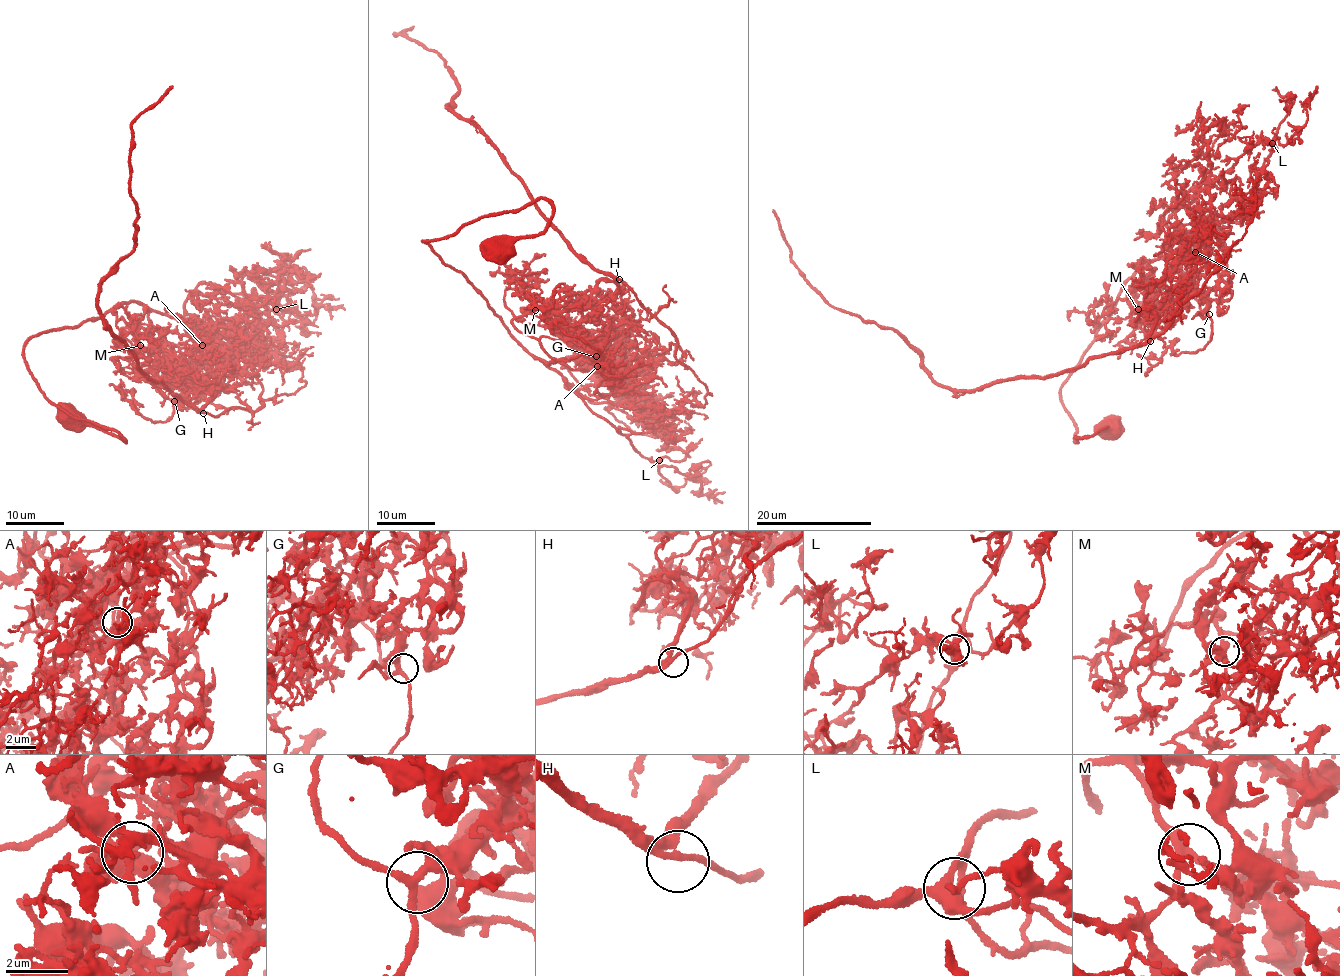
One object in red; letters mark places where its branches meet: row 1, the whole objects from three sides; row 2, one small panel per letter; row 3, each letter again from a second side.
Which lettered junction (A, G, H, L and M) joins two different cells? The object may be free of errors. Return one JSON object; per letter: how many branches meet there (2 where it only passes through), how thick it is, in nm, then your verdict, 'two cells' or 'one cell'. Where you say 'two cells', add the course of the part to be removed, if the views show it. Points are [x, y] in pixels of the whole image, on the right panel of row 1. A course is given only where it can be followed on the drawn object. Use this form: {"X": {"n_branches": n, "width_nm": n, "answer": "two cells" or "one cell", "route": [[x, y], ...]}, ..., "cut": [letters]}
{"A": {"n_branches": 3, "width_nm": 340, "answer": "two cells", "route": [[1196, 251], [1143, 299], [1154, 320], [1135, 348], [961, 392], [898, 331], [828, 303], [773, 210]]}, "G": {"n_branches": 3, "width_nm": 280, "answer": "one cell"}, "H": {"n_branches": 3, "width_nm": 240, "answer": "one cell"}, "L": {"n_branches": 3, "width_nm": 360, "answer": "one cell"}, "M": {"n_branches": 3, "width_nm": 280, "answer": "one cell"}, "cut": ["A"]}

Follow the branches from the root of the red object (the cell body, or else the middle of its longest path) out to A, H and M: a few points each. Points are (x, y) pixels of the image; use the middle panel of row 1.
A: (499, 249), (534, 237), (551, 205), (539, 198), (423, 241), (463, 272), (531, 356), (597, 366)
H: (499, 249), (534, 237), (551, 205), (423, 241), (548, 364), (540, 338), (565, 341), (619, 279)
M: (499, 249), (534, 237), (551, 205), (539, 198), (423, 241), (549, 364), (539, 341), (512, 322), (535, 310)

